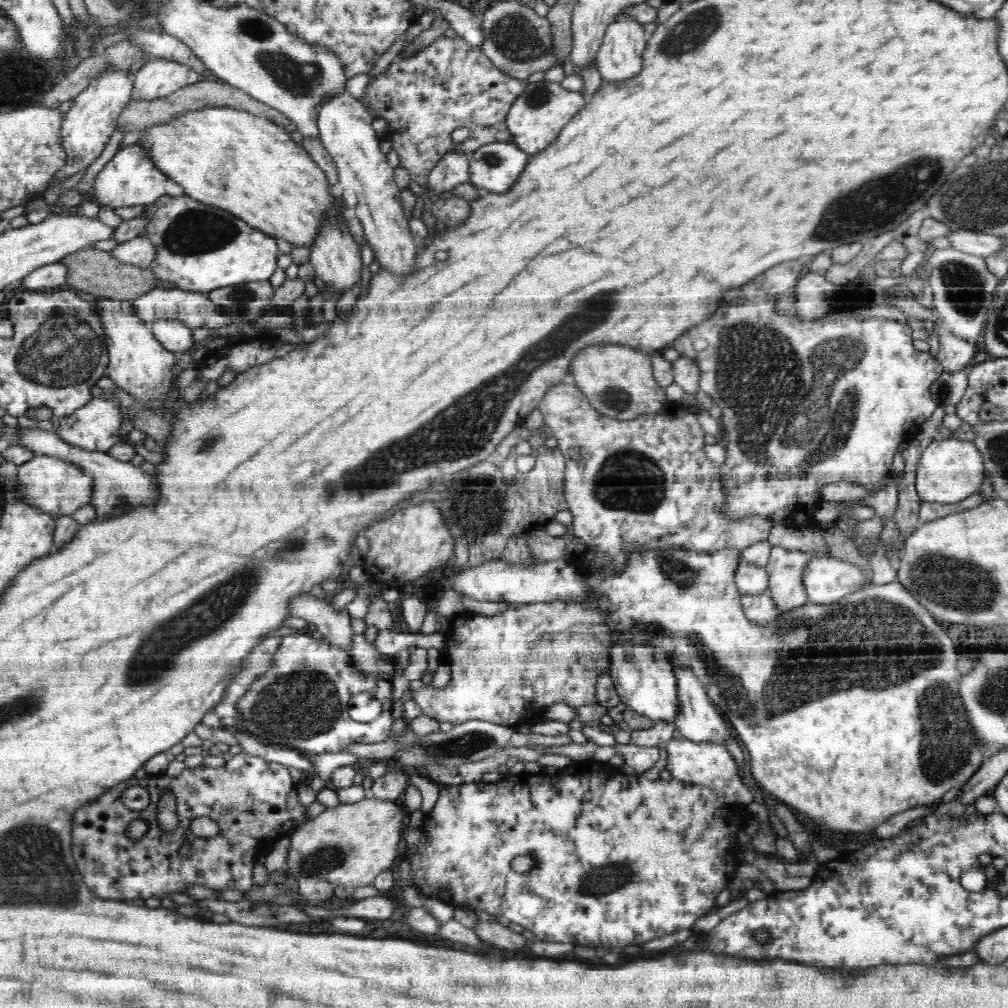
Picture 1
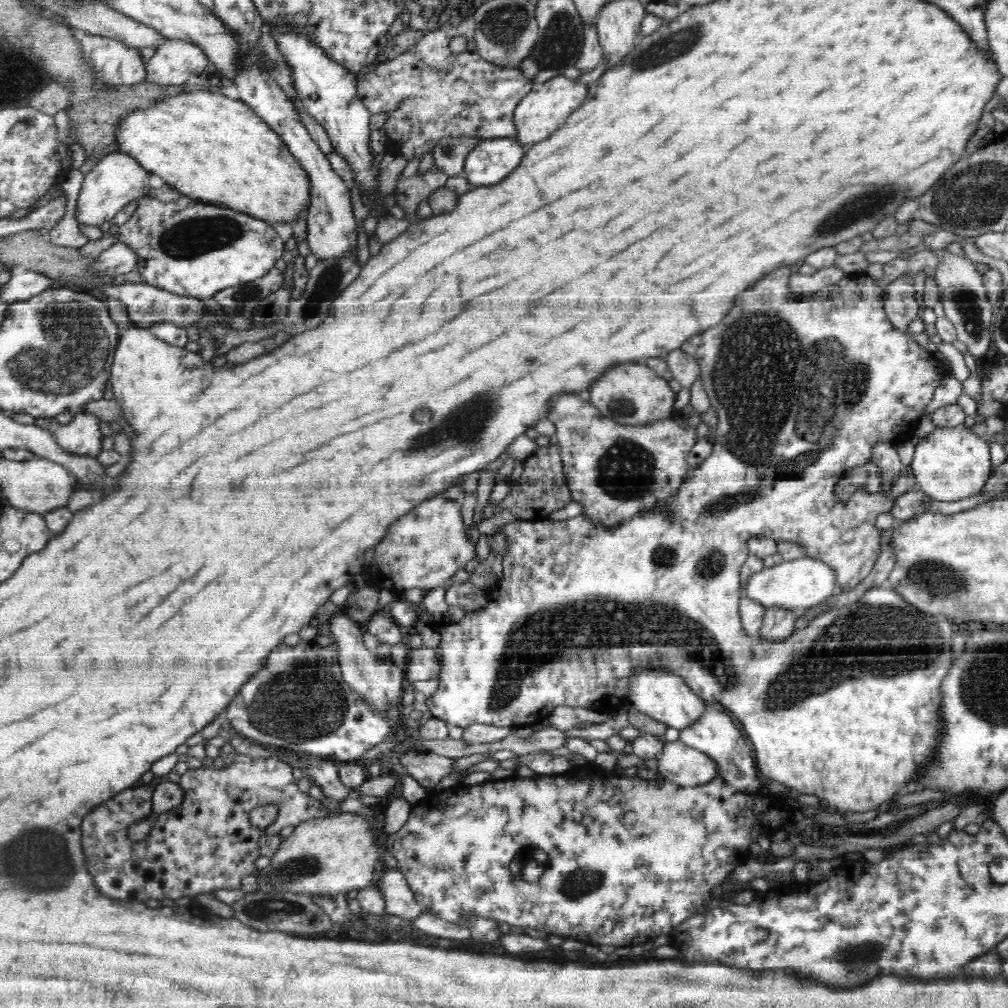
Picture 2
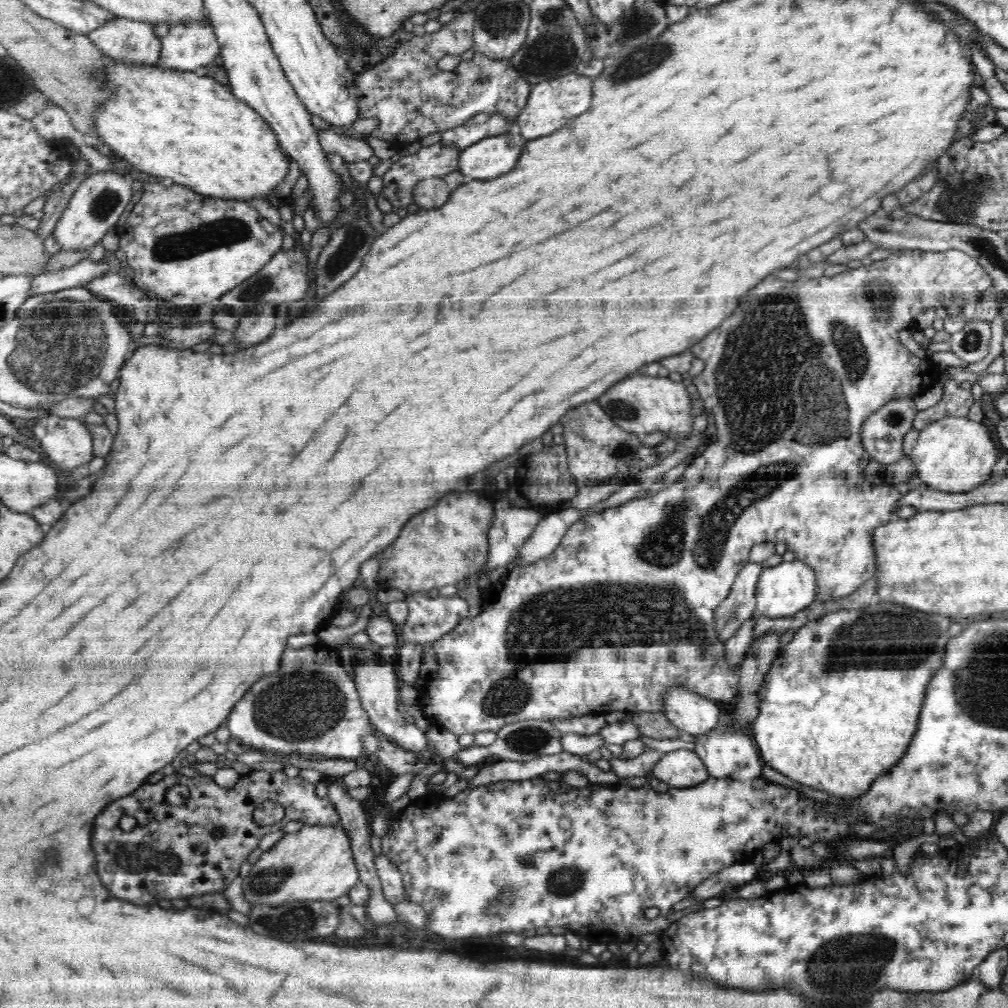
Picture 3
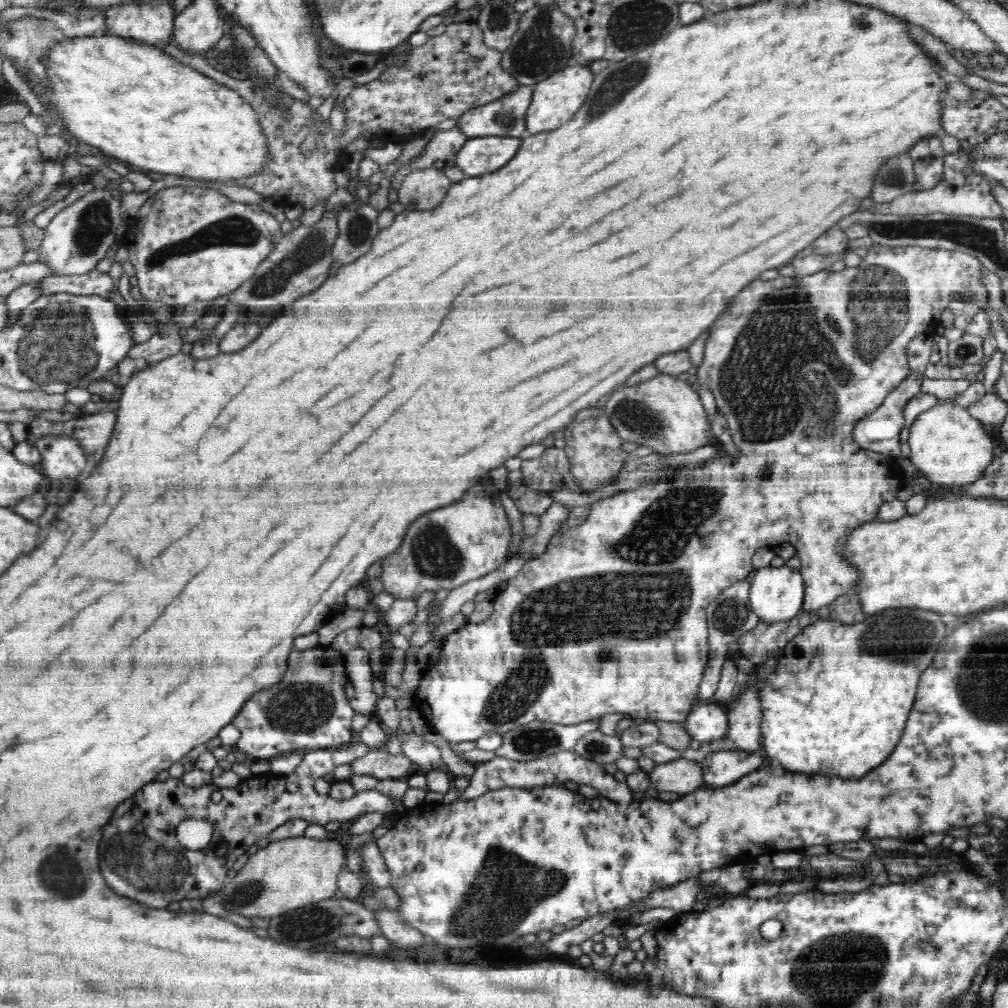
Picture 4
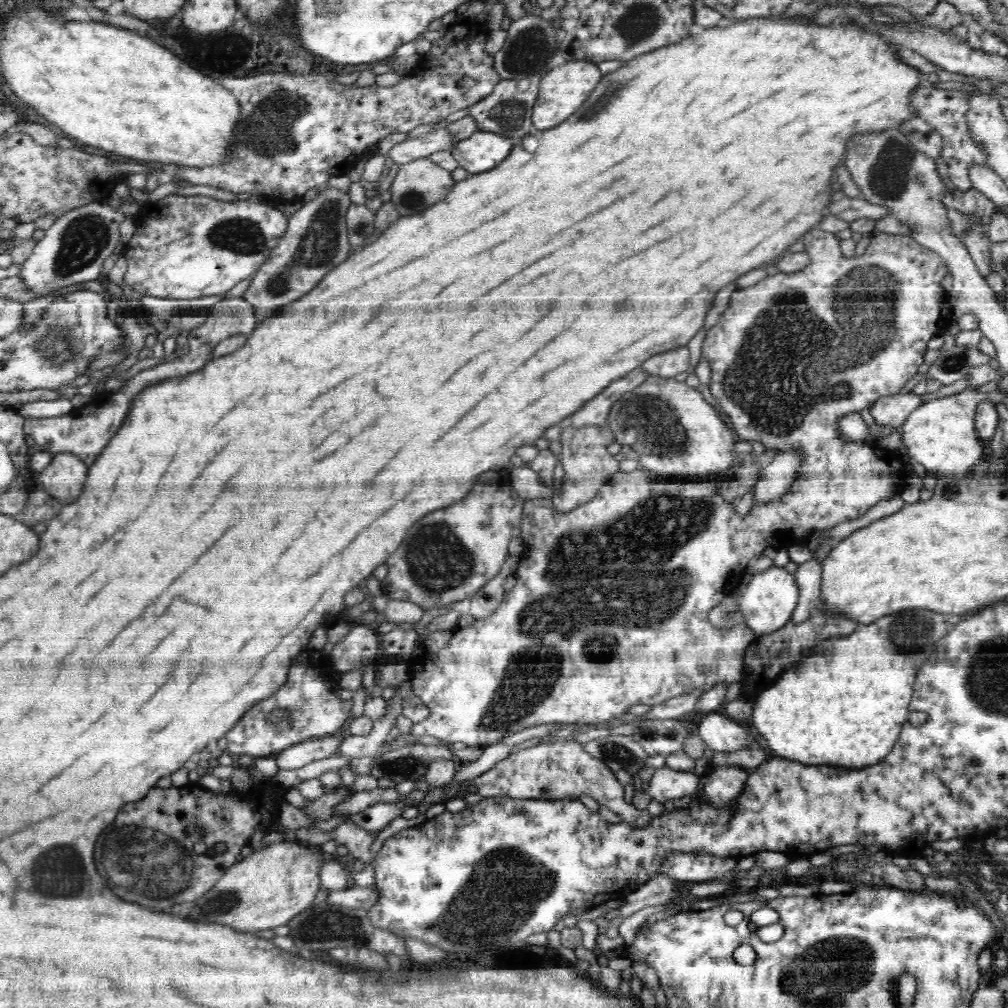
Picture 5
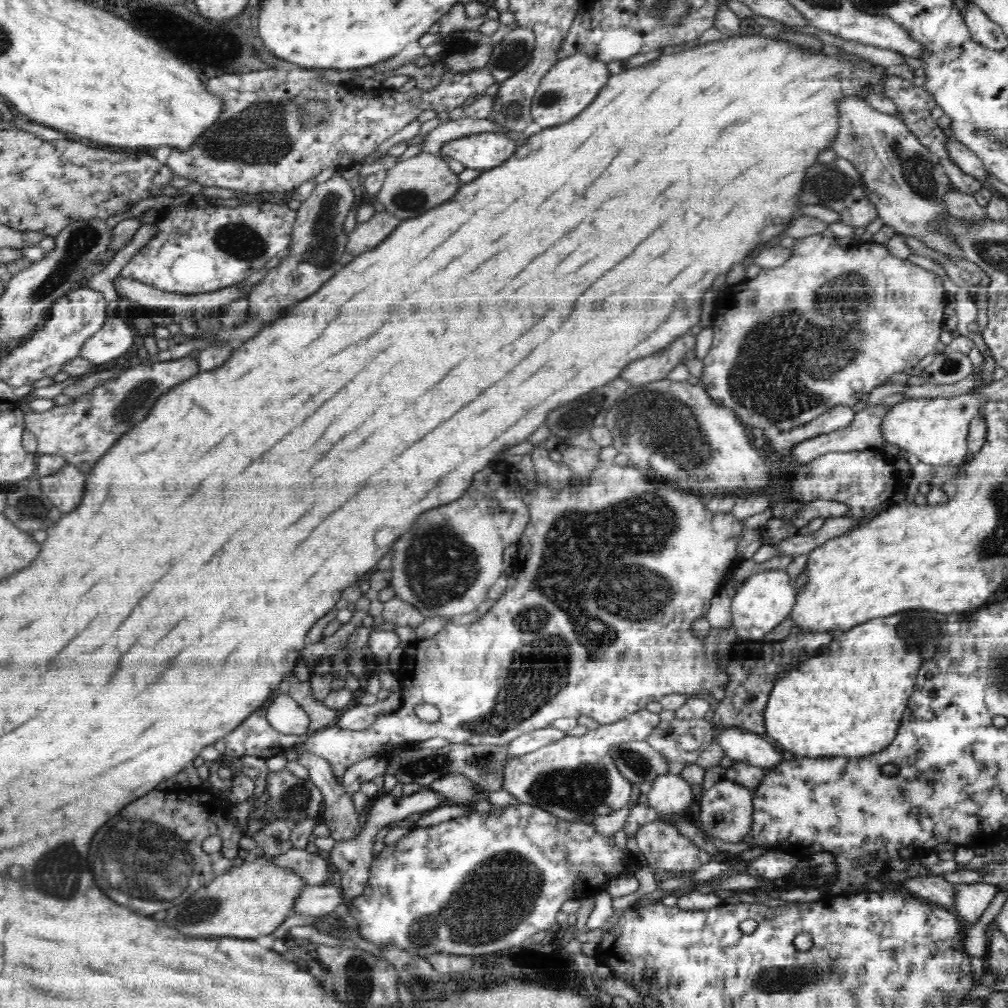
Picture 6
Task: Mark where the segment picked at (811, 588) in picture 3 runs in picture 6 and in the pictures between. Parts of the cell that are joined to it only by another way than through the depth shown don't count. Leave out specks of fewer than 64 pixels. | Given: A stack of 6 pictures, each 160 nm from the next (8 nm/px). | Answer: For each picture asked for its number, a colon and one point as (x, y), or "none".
4: (776, 594)
5: (768, 601)
6: (766, 598)

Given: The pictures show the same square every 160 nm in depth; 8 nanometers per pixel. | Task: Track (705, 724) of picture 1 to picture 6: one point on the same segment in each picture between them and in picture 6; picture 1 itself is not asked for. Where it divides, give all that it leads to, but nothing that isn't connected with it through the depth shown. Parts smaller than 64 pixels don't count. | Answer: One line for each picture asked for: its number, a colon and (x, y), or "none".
2: (715, 734)
3: (728, 753)
4: (721, 768)
5: (722, 786)
6: (725, 810)

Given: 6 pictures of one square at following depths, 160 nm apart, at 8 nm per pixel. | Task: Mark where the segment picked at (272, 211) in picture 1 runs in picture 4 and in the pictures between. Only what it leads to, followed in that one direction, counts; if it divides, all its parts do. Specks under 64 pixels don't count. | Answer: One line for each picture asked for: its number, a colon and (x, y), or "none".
2: (216, 150)
3: (186, 128)
4: (132, 101)

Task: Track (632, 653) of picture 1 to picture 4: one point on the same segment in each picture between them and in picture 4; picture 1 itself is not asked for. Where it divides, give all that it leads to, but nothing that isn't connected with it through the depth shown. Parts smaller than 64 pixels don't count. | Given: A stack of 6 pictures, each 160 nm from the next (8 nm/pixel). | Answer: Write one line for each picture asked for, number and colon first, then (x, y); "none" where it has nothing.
2: (665, 697)
3: (688, 711)
4: (706, 721)

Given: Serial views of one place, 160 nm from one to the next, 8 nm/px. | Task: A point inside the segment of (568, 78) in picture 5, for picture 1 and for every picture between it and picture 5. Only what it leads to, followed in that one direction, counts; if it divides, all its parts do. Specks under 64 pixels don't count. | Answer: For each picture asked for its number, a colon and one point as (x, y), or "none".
1: (535, 120)
2: (545, 108)
3: (551, 104)
4: (556, 100)

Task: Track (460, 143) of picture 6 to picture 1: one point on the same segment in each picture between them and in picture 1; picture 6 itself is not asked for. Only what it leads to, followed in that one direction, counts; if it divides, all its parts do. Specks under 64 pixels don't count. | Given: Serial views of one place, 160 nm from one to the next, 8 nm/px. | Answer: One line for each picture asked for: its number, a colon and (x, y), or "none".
1: (494, 167)
2: (490, 161)
3: (485, 159)
4: (480, 155)
5: (481, 152)

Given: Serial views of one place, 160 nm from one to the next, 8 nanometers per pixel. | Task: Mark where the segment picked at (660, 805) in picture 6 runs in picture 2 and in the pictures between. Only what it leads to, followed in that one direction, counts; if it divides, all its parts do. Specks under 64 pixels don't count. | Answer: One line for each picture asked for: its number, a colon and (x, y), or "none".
2: (680, 765)
3: (680, 769)
4: (682, 776)
5: (666, 784)

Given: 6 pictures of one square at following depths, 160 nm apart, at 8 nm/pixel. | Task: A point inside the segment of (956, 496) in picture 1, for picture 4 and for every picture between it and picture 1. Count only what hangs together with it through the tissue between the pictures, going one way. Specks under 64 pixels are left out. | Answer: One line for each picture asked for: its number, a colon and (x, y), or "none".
2: (950, 464)
3: (954, 454)
4: (948, 448)

